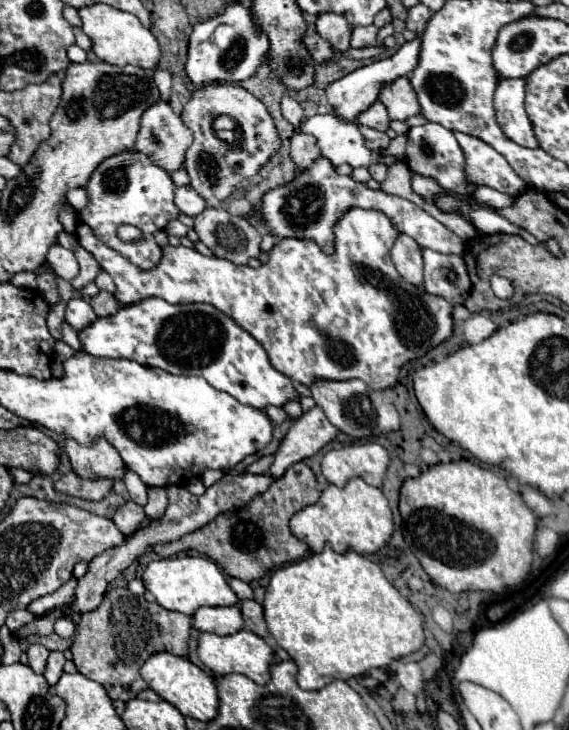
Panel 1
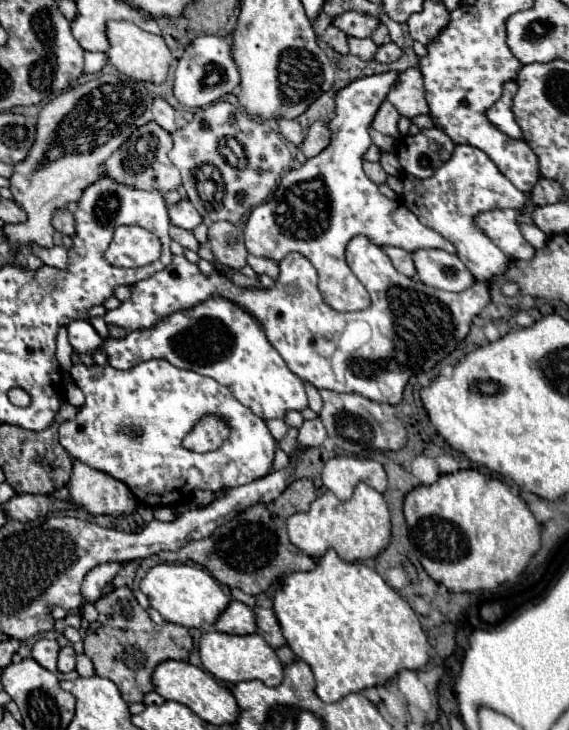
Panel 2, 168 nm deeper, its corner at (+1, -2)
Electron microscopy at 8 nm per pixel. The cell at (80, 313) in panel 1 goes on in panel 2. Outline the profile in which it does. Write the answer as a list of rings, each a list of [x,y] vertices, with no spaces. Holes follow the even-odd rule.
[[[72,320],[66,328],[68,328],[70,344],[76,352],[88,354],[92,350],[98,350],[98,344],[102,344],[102,338],[88,320]]]

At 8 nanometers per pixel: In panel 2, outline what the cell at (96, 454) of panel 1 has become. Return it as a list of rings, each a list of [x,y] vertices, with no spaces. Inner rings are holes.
[[[74,460],[68,488],[70,498],[92,514],[118,516],[136,510],[136,496],[124,482],[94,470],[80,460]]]

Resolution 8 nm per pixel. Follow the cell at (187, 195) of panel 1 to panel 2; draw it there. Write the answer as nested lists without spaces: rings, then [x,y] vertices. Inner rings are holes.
[[[180,200],[180,202],[172,204],[168,208],[168,214],[170,214],[170,220],[172,220],[174,226],[180,226],[180,228],[186,228],[186,230],[192,230],[202,222],[202,216],[190,204],[190,200]]]

